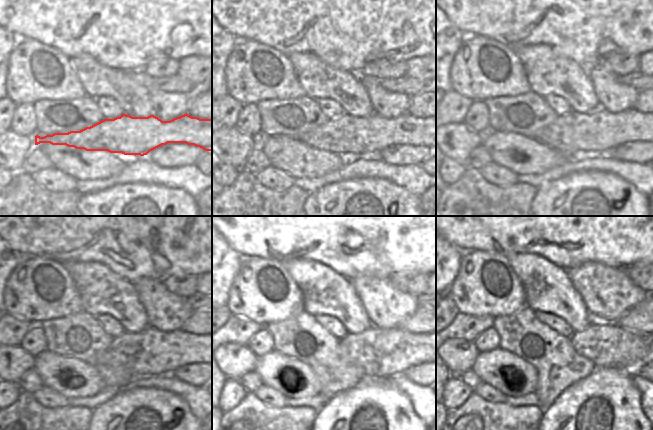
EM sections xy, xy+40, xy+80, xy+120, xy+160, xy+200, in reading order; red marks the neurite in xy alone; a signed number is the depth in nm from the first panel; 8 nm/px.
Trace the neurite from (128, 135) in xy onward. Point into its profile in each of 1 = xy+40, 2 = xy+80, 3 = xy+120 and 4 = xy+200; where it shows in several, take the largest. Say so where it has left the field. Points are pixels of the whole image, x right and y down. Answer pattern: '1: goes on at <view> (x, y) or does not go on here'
1: goes on at xy+40 (346, 135)
2: goes on at xy+80 (600, 131)
3: goes on at xy+120 (151, 353)
4: goes on at xy+200 (606, 345)

